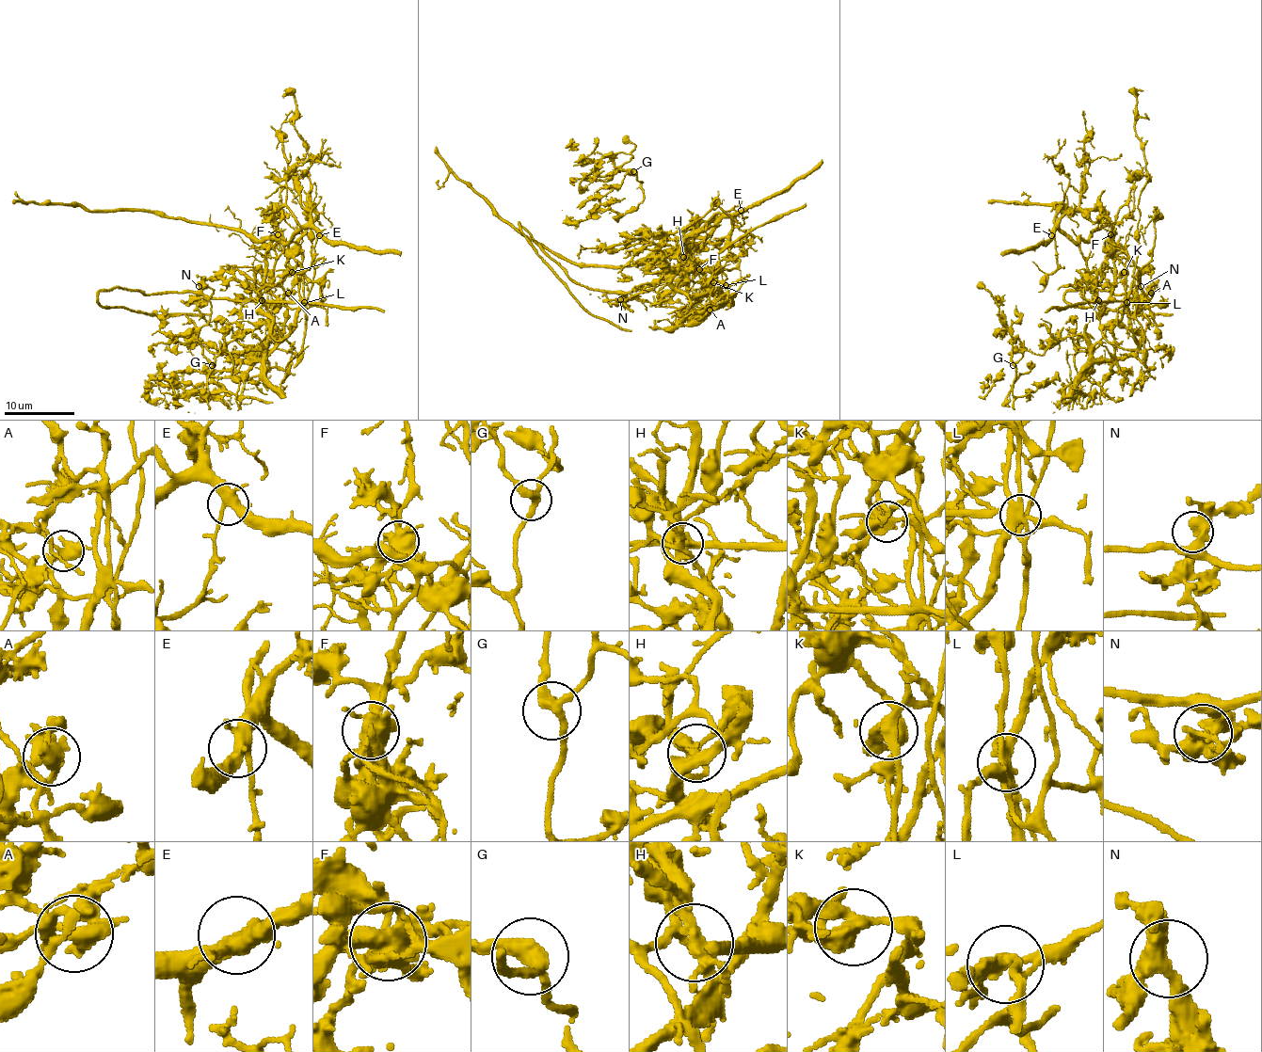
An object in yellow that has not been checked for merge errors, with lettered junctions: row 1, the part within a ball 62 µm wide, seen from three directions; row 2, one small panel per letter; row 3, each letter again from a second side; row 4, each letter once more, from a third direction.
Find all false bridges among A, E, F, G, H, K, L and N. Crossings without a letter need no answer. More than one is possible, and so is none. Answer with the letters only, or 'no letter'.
A, F, H, K, L

